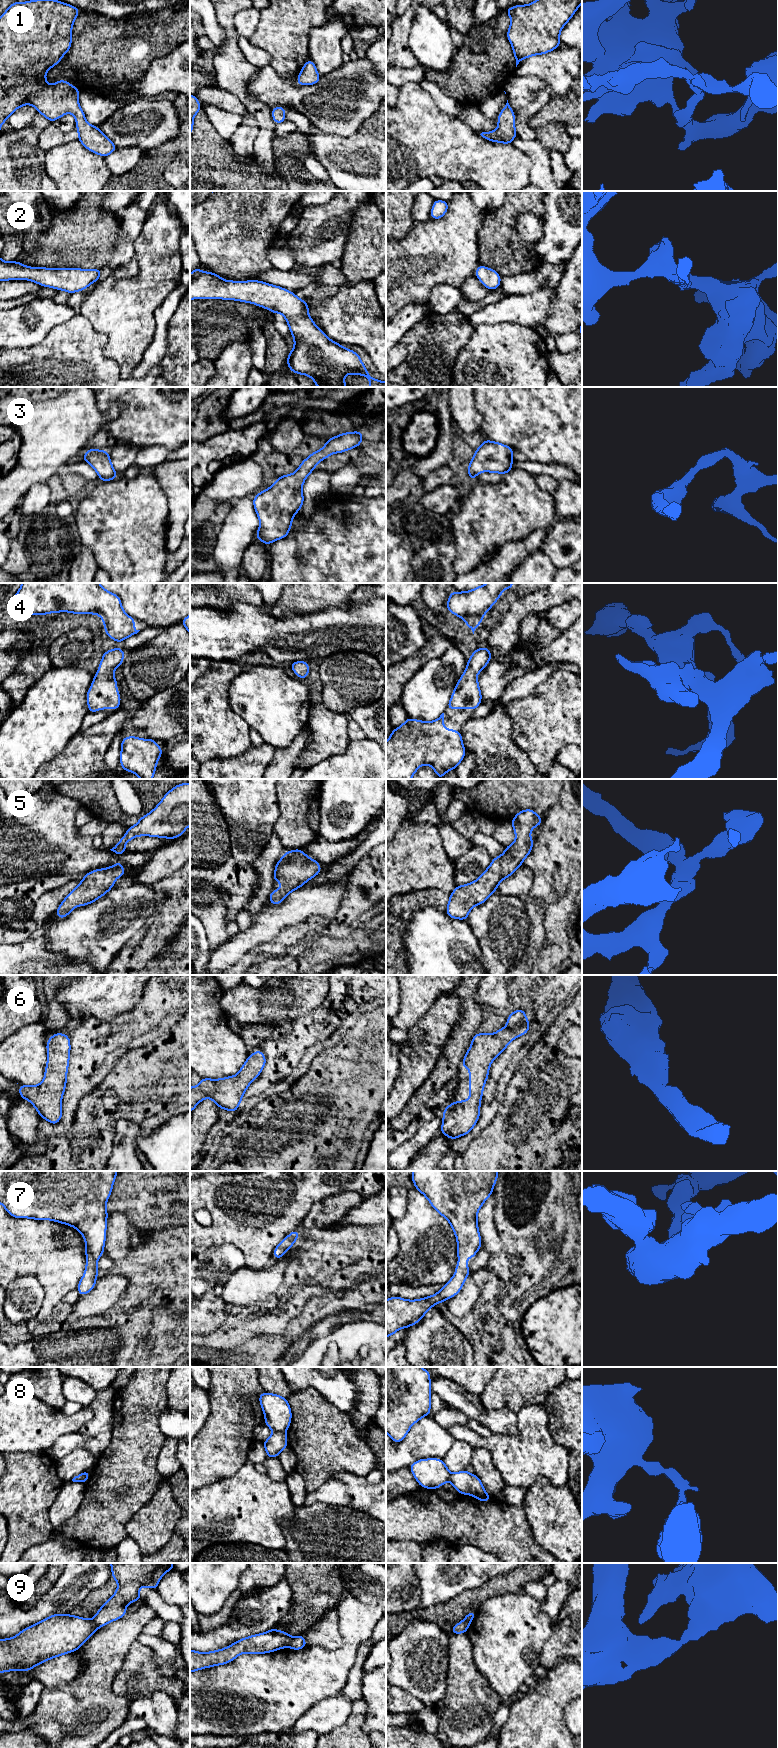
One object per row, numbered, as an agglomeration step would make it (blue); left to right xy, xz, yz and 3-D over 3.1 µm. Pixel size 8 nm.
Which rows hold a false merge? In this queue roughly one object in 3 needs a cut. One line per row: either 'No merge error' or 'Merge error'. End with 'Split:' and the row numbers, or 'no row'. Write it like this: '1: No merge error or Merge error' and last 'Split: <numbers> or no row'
1: No merge error
2: No merge error
3: No merge error
4: No merge error
5: No merge error
6: No merge error
7: No merge error
8: Merge error
9: Merge error
Split: 8, 9

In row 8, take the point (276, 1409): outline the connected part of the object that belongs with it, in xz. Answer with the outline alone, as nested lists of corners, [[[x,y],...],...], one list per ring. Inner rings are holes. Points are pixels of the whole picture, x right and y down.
[[[263,1392],[259,1395],[265,1424],[275,1431],[285,1432],[291,1423],[291,1408],[287,1398],[278,1394]]]

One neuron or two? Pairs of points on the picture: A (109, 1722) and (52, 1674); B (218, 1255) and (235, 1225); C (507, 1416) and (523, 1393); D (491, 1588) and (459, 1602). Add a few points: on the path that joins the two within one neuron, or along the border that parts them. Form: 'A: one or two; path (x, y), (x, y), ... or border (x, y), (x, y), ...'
A: two; border (82, 1669), (72, 1680), (66, 1683), (43, 1687)
B: two; border (203, 1252), (216, 1245), (233, 1244), (244, 1257)
C: two; border (488, 1408), (510, 1408), (517, 1413)
D: one; path (483, 1593), (467, 1601)

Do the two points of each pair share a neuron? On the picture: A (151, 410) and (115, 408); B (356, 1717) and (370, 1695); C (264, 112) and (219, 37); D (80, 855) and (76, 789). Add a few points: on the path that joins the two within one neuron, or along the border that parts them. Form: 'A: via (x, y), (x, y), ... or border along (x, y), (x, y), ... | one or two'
A: border along (118, 402), (121, 407), (120, 414), (105, 424) | two
B: border along (363, 1698), (366, 1703), (366, 1716), (361, 1725) | two
C: border along (217, 19), (224, 34), (224, 41), (219, 46) | two
D: border along (56, 790), (80, 802) | two

